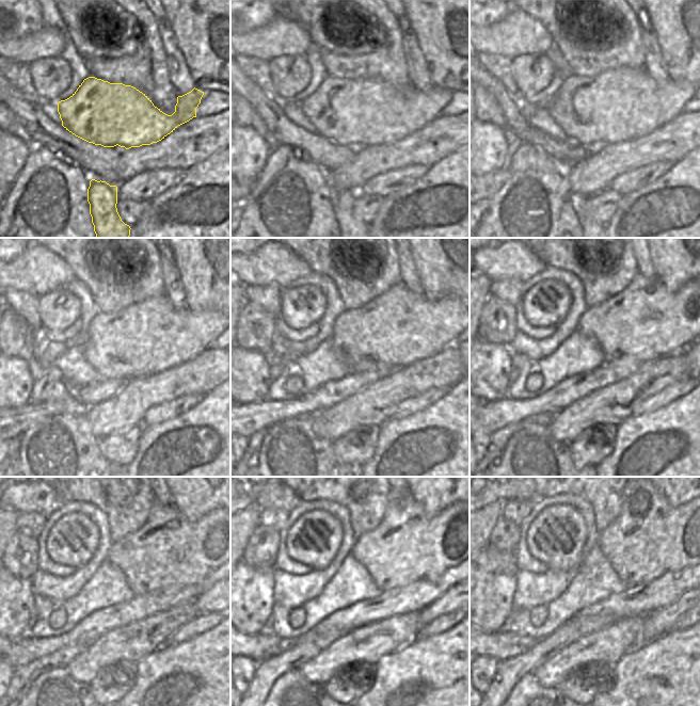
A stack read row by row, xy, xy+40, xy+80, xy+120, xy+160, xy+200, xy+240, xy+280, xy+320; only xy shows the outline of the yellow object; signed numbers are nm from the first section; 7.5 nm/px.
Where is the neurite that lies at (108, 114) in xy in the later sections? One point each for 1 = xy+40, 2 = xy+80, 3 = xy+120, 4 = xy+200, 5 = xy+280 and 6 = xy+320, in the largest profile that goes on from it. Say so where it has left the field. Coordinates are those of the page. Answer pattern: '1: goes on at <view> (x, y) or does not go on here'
1: goes on at xy+40 (354, 113)
2: goes on at xy+80 (619, 105)
3: goes on at xy+120 (152, 336)
4: goes on at xy+200 (646, 321)
5: goes on at xy+280 (408, 545)
6: goes on at xy+320 (650, 538)

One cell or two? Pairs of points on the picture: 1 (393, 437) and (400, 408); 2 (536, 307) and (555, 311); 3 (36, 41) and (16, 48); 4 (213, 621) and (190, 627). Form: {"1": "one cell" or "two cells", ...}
{"1": "two cells", "2": "one cell", "3": "one cell", "4": "one cell"}

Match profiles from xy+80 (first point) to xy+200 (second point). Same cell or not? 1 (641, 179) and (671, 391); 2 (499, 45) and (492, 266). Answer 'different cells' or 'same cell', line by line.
1: same cell
2: same cell

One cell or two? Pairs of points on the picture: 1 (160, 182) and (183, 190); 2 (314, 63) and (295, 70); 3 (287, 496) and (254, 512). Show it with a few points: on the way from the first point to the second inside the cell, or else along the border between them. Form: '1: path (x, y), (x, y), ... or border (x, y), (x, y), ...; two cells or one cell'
1: border (181, 173), (173, 185), (150, 199); two cells
2: border (304, 55), (311, 69), (311, 79), (303, 90); two cells
3: border (253, 503), (259, 510); two cells

